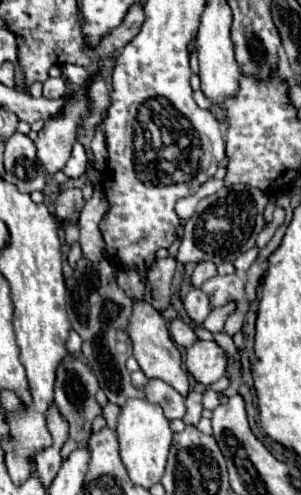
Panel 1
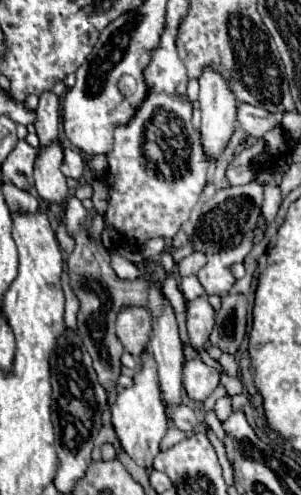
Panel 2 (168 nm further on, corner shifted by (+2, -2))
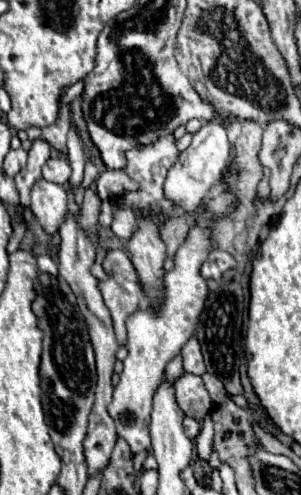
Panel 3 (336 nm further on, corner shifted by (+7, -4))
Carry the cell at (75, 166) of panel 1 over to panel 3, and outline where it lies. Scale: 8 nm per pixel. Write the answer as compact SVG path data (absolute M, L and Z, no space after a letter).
M52 156L44 168L42 168L42 178L48 182L56 182L56 184L66 184L70 180L70 164L66 158L62 156Z

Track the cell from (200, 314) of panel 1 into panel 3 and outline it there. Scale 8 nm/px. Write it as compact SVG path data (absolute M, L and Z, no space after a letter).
M196 338L188 340L188 344L184 344L182 362L184 362L184 372L196 374L196 376L202 376L206 372L204 360L202 360L202 352L200 352L200 344L198 344Z

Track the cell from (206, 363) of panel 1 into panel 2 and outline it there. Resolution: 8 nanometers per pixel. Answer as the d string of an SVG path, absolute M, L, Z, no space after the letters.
M201 358L187 360L183 366L183 386L195 402L203 402L219 384L219 370Z

